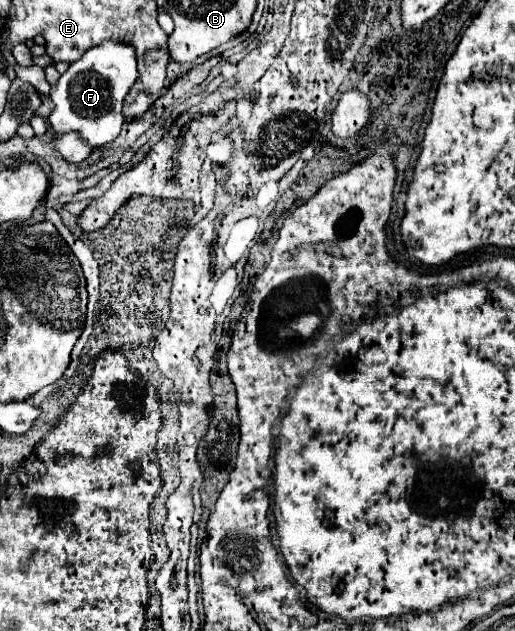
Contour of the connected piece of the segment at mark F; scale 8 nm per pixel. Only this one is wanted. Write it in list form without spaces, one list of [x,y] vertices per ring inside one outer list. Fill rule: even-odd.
[[[104,40],[102,44],[88,48],[80,60],[70,64],[70,68],[60,76],[58,84],[52,86],[50,98],[56,104],[48,118],[52,132],[64,134],[76,130],[94,148],[112,142],[126,122],[122,106],[138,78],[136,64],[136,48],[130,42]]]

